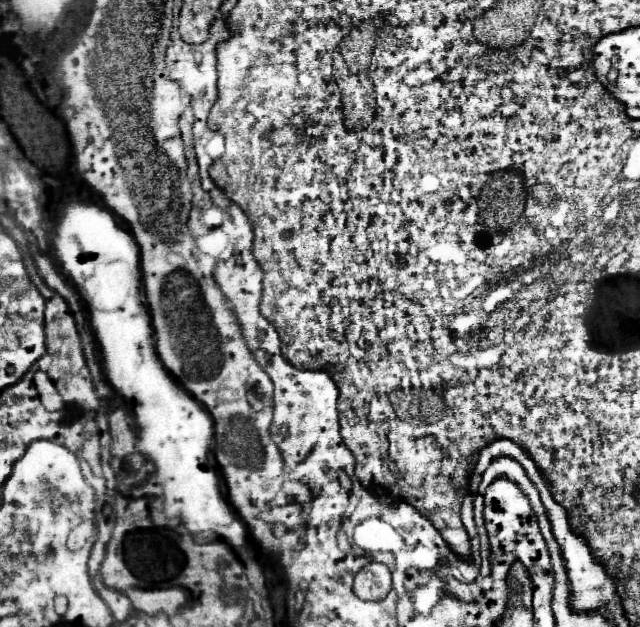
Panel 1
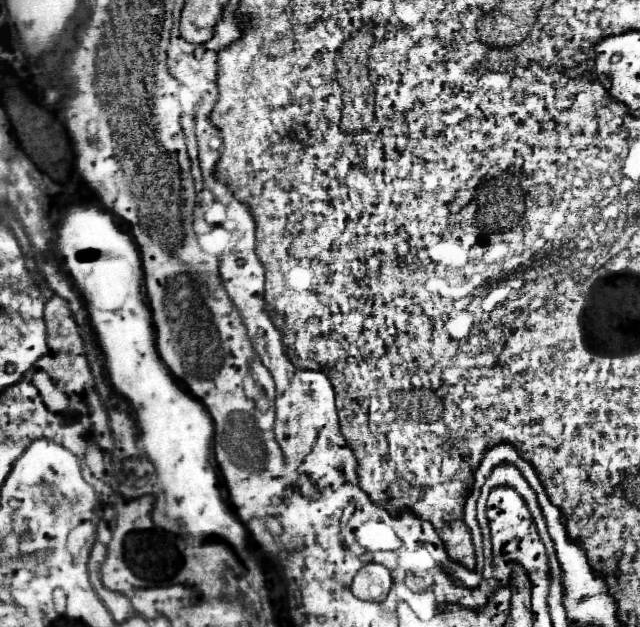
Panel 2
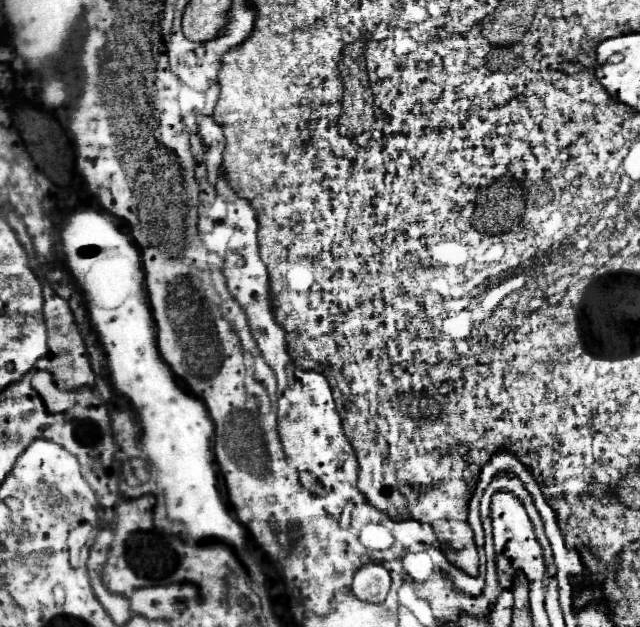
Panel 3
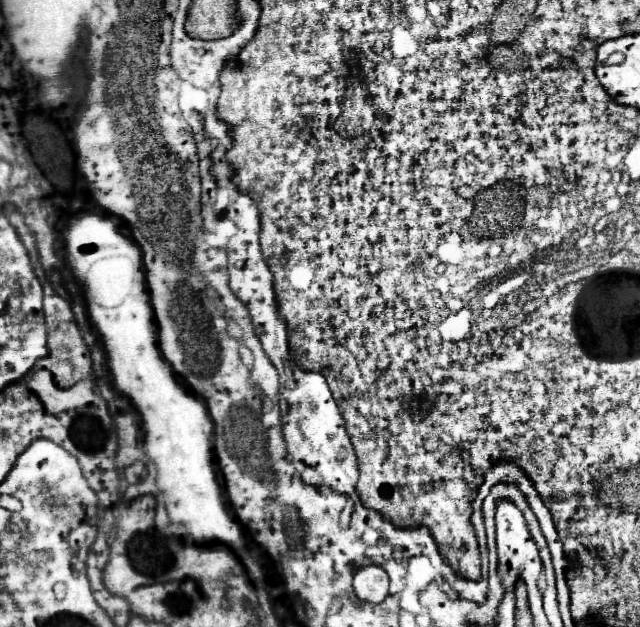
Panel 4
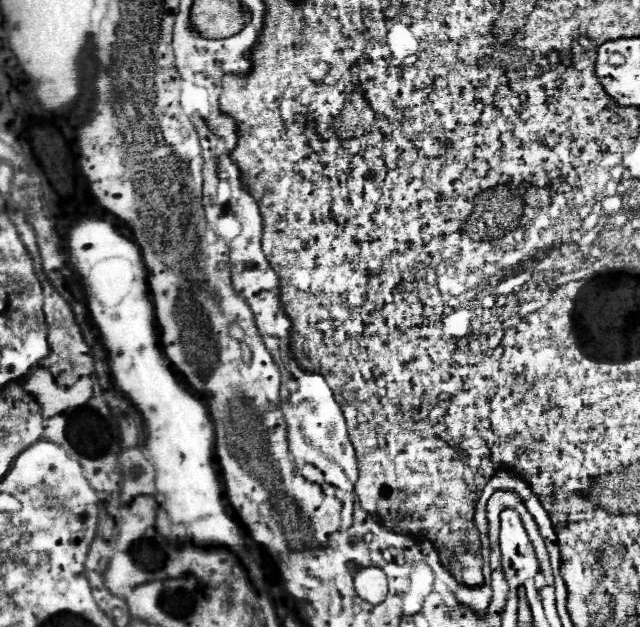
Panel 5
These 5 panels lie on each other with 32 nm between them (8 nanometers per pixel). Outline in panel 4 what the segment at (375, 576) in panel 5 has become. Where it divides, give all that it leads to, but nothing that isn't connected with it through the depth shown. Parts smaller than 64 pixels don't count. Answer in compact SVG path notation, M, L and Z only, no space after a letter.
M380 566L360 568L354 574L354 592L364 602L382 602L388 594L388 574Z

